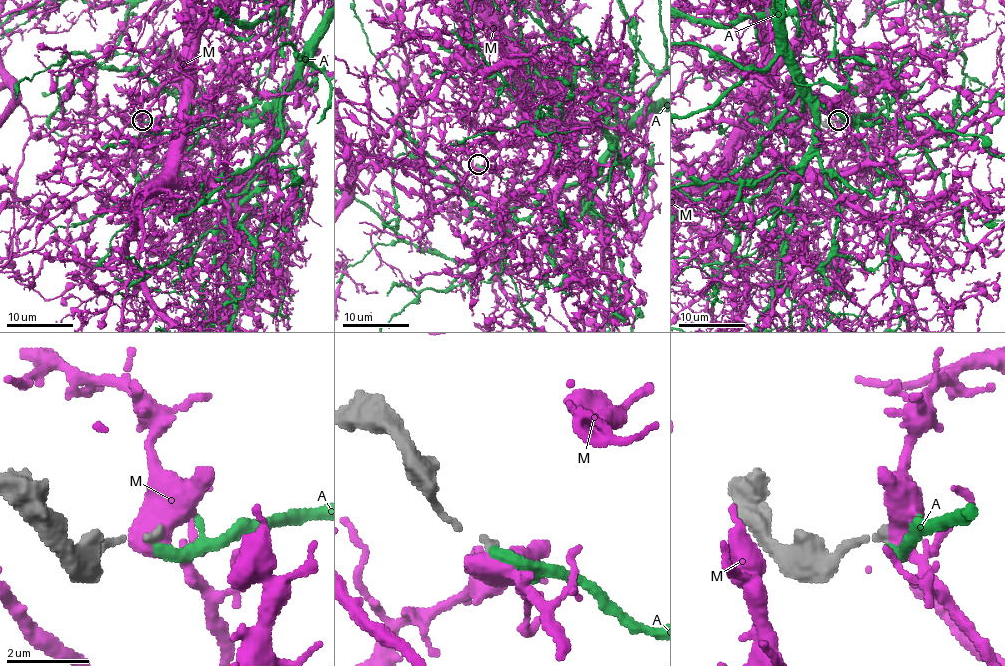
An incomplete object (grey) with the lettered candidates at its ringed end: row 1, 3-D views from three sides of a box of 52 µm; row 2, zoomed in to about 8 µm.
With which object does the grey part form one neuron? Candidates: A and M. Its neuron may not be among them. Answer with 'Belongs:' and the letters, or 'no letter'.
Belongs: no letter

